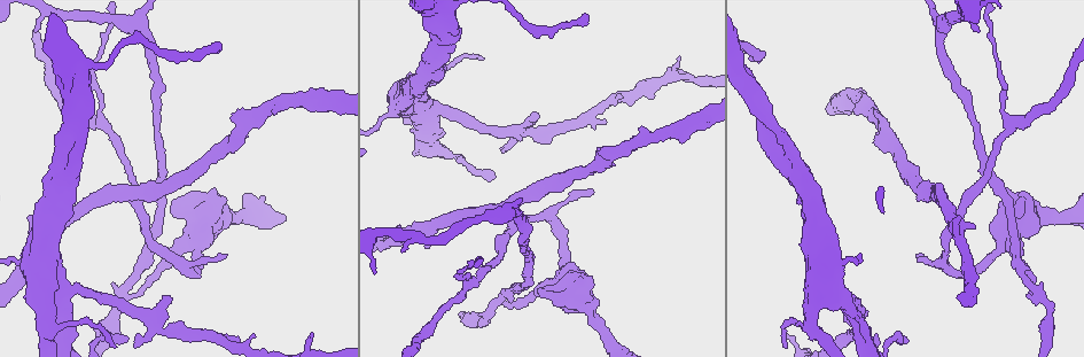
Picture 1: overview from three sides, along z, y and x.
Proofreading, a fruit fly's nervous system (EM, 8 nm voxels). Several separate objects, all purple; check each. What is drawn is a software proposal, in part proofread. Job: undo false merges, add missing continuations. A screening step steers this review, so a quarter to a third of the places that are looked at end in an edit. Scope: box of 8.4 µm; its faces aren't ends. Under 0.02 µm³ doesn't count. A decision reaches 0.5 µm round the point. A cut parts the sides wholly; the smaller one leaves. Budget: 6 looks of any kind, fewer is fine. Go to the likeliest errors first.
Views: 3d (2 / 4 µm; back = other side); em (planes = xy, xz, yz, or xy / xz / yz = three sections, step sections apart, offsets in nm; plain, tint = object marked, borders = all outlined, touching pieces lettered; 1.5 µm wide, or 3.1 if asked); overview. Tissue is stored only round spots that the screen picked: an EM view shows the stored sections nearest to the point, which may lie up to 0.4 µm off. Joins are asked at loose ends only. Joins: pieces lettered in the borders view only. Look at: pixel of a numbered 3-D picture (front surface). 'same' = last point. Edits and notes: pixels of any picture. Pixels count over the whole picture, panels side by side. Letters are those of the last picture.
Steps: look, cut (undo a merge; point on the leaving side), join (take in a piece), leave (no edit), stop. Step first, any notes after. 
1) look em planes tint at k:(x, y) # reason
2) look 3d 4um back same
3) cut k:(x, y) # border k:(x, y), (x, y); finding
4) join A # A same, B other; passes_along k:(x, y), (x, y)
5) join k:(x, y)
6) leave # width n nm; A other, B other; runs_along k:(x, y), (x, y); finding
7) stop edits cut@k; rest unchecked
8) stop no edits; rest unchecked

look em yz step 8 tint at 1:(1008, 235)

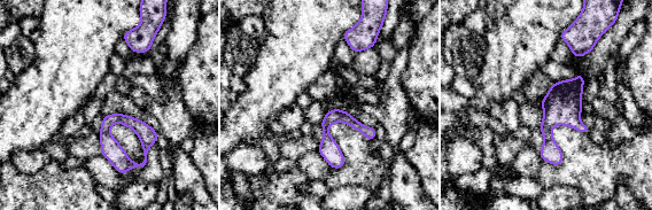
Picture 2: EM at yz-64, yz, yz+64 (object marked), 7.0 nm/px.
look em planes borders same # cut it another way

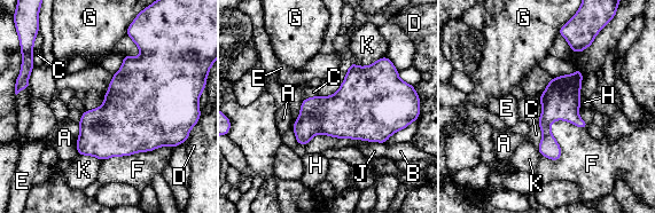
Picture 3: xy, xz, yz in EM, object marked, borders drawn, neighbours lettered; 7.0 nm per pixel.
leave # A other, B other, C other, D other, E other, F other, G other, H other, J other, K other; continuous, no second cell

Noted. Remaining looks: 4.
look em yz step 8 borders at 1:(312, 333)

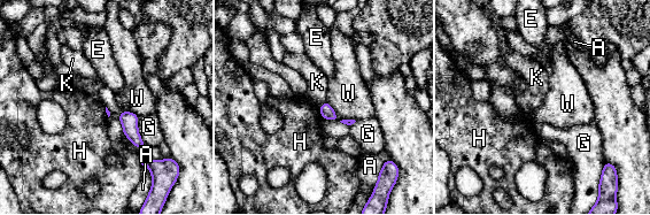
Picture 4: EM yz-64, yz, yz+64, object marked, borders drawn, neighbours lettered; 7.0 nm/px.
leave # longest_contact W 260 nm; A other, E other, G other, H other, K other, W other; border 4:(326, 101), (318, 107); no lettered piece goes on from it

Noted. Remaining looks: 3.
look em xz step 4 tint at 1:(514, 130) # branch point

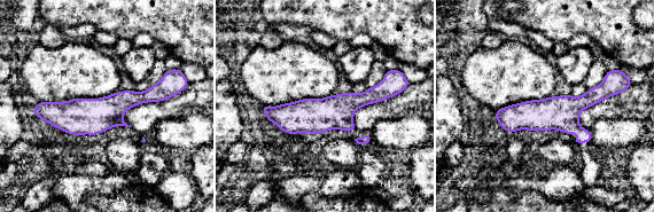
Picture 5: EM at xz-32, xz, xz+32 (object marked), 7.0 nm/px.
look em xz step 4 borders same # what lies round it

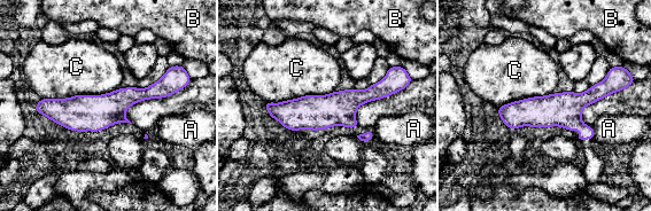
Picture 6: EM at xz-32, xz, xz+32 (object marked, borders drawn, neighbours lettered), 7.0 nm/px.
leave # width 150 nm; A other, B other, C other; runs_along 6:(630, 79), (565, 109), (501, 109); continuous, no second cell

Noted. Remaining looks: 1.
stop no edits; rest unchecked

